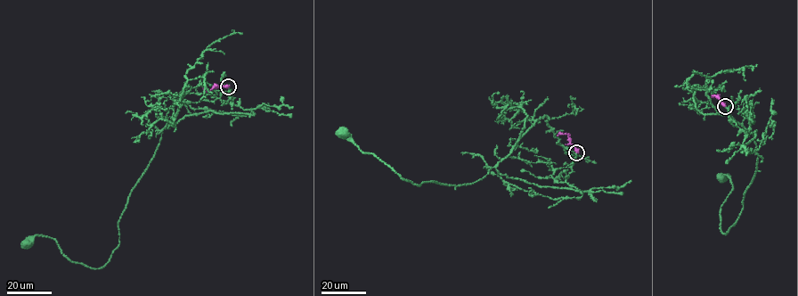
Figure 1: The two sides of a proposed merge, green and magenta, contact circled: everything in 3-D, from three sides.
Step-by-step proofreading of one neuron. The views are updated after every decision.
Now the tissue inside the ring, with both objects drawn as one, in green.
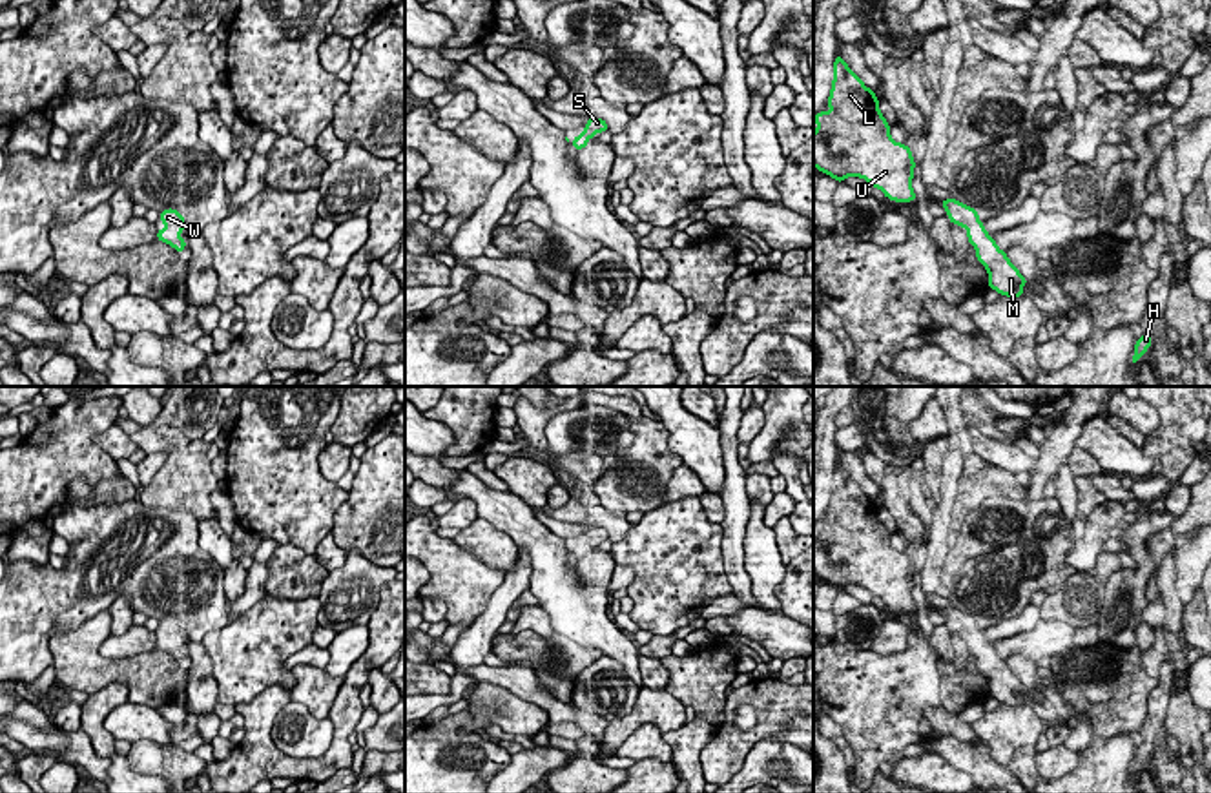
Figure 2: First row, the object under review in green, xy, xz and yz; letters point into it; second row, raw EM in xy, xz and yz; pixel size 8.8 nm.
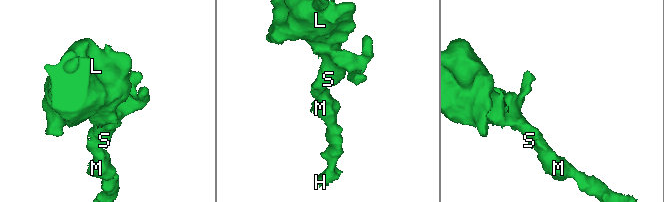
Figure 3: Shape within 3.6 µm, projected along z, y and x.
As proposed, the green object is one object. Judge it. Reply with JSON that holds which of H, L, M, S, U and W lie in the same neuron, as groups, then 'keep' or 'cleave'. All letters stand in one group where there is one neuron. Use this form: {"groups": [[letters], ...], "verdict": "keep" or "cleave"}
{"groups": [["H", "L", "M", "S", "U", "W"]], "verdict": "keep"}

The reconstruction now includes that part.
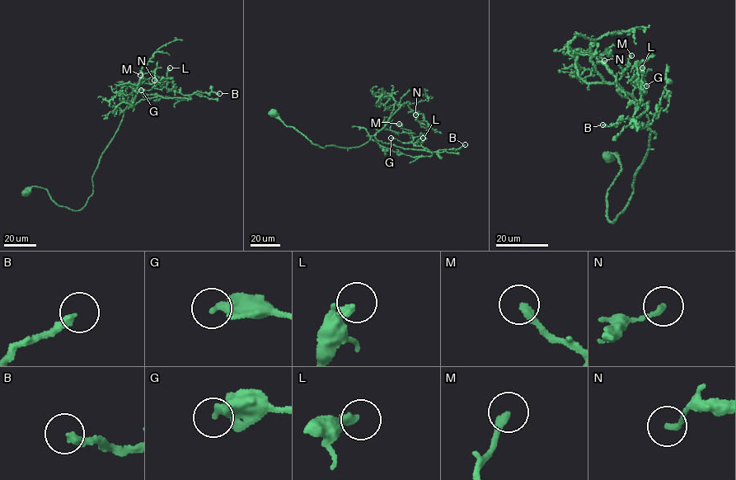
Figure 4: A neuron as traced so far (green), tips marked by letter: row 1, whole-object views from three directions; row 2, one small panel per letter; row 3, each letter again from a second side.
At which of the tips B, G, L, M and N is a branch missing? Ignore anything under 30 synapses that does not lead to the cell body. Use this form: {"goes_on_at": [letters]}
{"goes_on_at": ["B", "M"]}

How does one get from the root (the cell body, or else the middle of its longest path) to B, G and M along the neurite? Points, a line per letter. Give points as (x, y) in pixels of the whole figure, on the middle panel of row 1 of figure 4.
B: (273, 113), (322, 148), (358, 147), (373, 136), (383, 143), (432, 153), (465, 144)
G: (273, 113), (322, 148), (358, 147), (373, 136), (383, 143), (432, 153), (391, 138)
M: (273, 113), (286, 125), (293, 127), (323, 148), (358, 147), (388, 120), (401, 126), (399, 124)

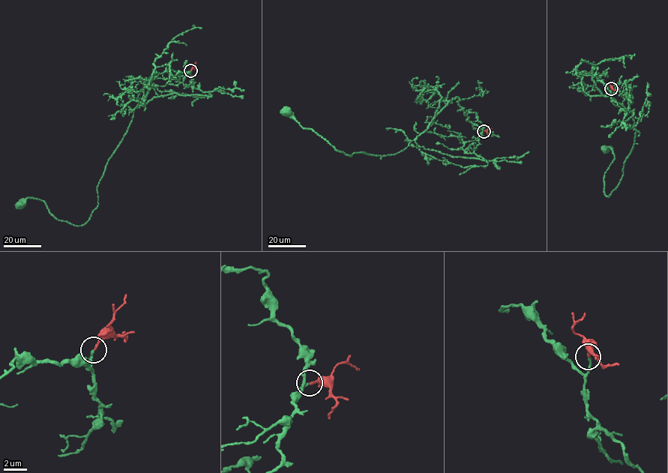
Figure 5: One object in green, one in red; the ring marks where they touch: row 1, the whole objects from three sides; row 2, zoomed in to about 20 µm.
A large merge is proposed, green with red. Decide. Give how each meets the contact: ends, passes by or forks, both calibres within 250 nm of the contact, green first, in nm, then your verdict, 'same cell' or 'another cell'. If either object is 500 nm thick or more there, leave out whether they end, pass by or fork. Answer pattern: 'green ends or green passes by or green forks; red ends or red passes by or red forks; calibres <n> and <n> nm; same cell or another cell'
green ends; red ends; calibres 170 and 180 nm; same cell

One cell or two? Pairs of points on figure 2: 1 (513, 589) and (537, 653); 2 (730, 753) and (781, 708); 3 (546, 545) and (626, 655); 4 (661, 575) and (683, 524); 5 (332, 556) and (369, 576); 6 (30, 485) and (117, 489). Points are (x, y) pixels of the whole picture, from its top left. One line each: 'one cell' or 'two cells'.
1: two cells
2: one cell
3: one cell
4: one cell
5: two cells
6: one cell

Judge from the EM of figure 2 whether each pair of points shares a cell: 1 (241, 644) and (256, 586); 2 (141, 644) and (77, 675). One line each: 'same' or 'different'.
1: different
2: different

